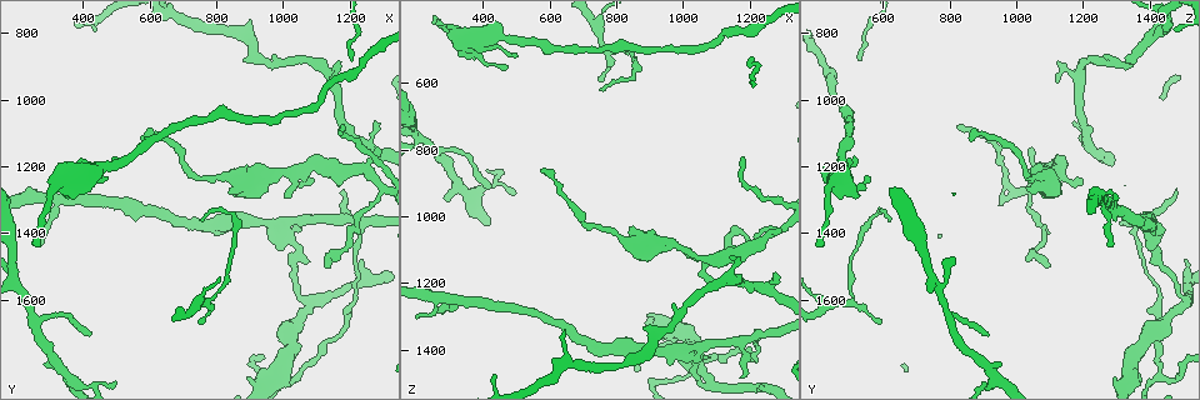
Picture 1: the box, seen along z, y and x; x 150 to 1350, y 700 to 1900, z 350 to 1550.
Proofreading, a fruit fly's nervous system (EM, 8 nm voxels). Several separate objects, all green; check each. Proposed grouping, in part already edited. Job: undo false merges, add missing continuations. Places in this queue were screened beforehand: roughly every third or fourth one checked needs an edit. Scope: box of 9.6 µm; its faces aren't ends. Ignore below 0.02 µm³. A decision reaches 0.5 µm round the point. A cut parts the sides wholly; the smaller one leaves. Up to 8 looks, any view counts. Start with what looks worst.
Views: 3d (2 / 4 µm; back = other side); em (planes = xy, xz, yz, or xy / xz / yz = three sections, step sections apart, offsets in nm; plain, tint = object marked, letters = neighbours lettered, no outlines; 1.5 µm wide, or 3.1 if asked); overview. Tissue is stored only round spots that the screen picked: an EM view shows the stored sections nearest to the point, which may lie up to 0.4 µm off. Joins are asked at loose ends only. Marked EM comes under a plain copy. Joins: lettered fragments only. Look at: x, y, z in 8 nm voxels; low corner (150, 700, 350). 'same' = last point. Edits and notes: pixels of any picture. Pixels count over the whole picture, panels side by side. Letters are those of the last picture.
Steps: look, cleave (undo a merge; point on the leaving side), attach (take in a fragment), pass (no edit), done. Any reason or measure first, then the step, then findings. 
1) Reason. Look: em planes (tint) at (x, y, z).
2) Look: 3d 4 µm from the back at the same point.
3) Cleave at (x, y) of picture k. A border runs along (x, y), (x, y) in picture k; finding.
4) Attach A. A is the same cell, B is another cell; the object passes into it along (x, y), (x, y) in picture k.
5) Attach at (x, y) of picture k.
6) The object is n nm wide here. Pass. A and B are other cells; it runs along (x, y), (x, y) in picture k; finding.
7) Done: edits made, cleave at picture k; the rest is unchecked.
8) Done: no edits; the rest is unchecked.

An open end. Look: em planes (letters) at (1140, 930, 1120).

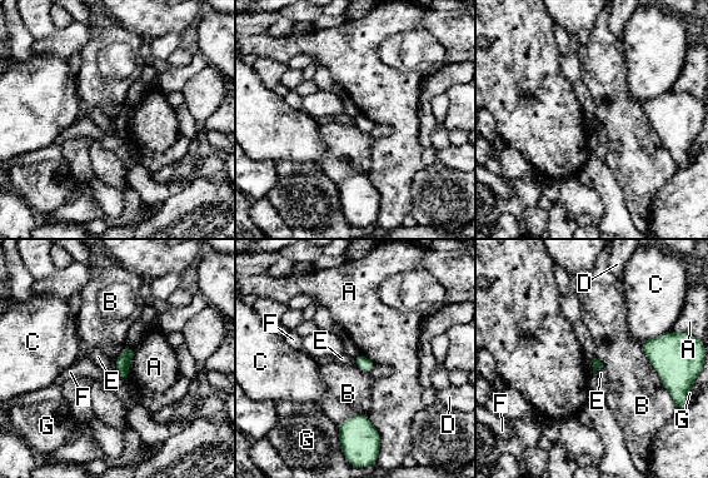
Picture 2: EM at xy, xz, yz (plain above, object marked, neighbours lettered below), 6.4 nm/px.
Pass. A, B, C, D, E, F and G are other cells; a border runs along (592, 359), (593, 373) in picture 2; no lettered fragment goes on from it.

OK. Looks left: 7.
Branch stops here. Look: 3d 2 µm at (1090, 1250, 1200).

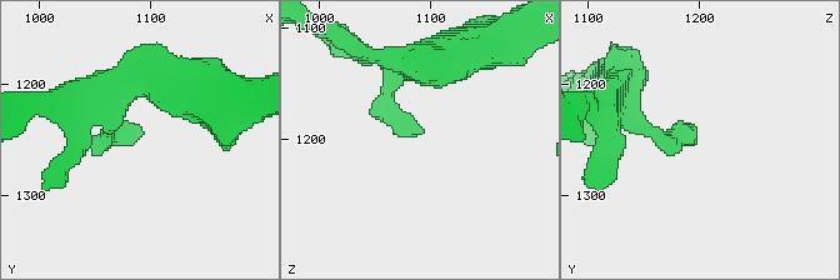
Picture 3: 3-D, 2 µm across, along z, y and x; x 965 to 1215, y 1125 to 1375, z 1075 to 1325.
Look: em xz step 8 (letters) at (1090, 1248, 1192).

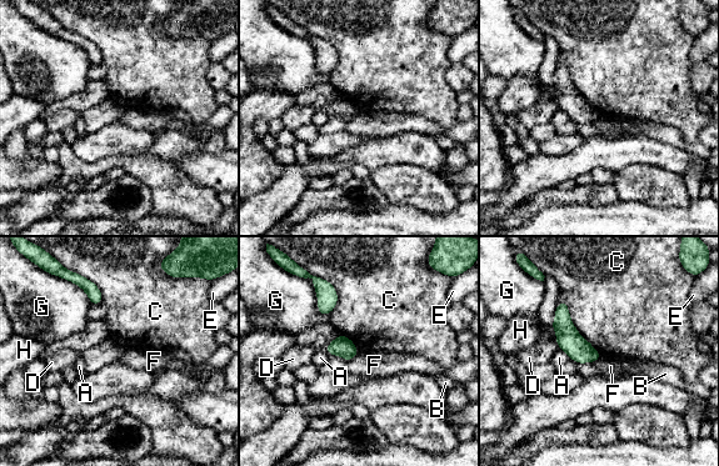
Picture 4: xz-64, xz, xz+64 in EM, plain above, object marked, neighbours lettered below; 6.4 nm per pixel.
Look: em planes (letters) at the same point.

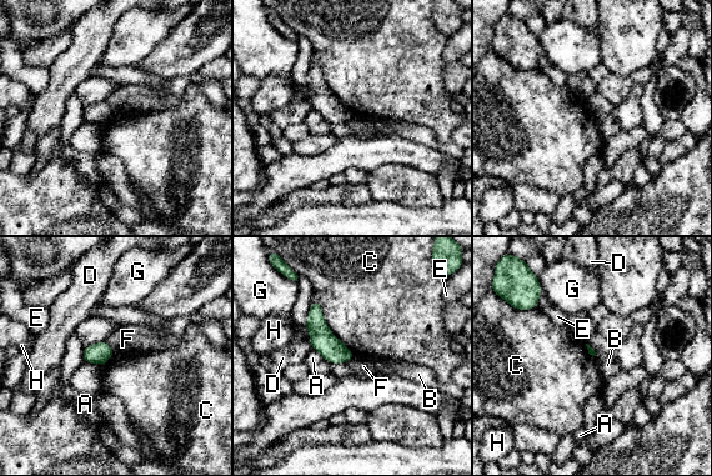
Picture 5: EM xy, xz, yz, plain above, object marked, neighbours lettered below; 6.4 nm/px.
The longest contact is with C, 460 nm. Pass. A, B, C, D, E, F, G and H are other cells; a border runs along (312, 300), (356, 356) in picture 5; none of them fits.

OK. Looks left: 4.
An open end. Look: 3d 4 µm at (480, 1220, 560).

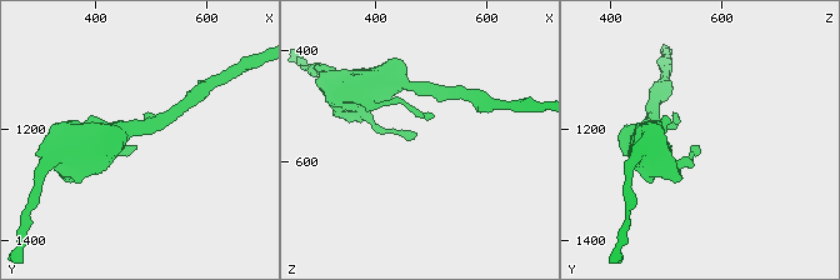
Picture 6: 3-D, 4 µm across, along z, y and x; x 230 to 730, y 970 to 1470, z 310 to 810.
Look: em planes (letters) at (480, 1230, 550).

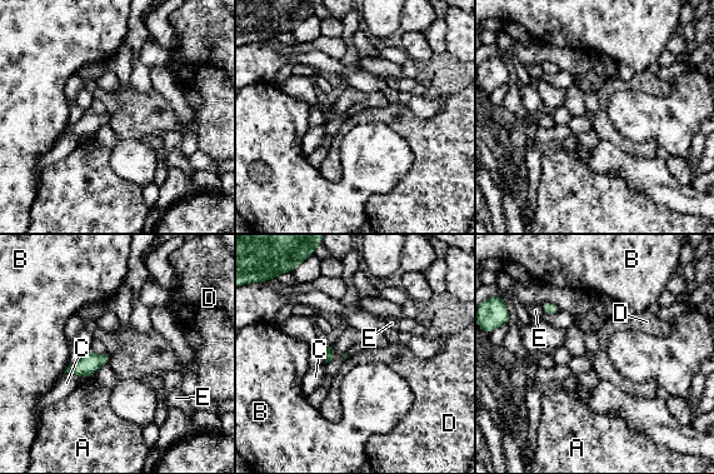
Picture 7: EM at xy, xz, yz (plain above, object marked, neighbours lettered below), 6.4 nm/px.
Pass. A, B, C, D and E are other cells; no lettered fragment goes on from it.

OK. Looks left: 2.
Done: no edits; the rest is unchecked.

